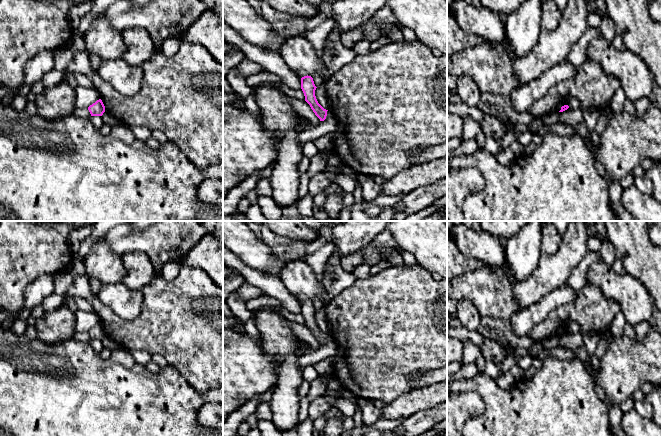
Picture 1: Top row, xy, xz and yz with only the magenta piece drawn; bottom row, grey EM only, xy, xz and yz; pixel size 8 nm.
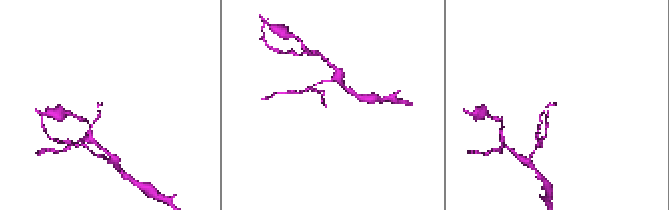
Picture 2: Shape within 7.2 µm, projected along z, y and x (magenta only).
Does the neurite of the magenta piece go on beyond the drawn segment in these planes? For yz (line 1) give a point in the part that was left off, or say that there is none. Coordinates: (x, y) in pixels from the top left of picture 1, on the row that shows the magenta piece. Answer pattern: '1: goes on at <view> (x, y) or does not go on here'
1: does not go on here

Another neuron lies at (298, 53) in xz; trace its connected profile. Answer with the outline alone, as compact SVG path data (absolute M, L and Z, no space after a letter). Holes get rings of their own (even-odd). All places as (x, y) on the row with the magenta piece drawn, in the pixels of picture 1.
M305 36L286 37L279 55L290 69L301 78L319 73L323 78L327 74L326 66L320 62L311 42Z

